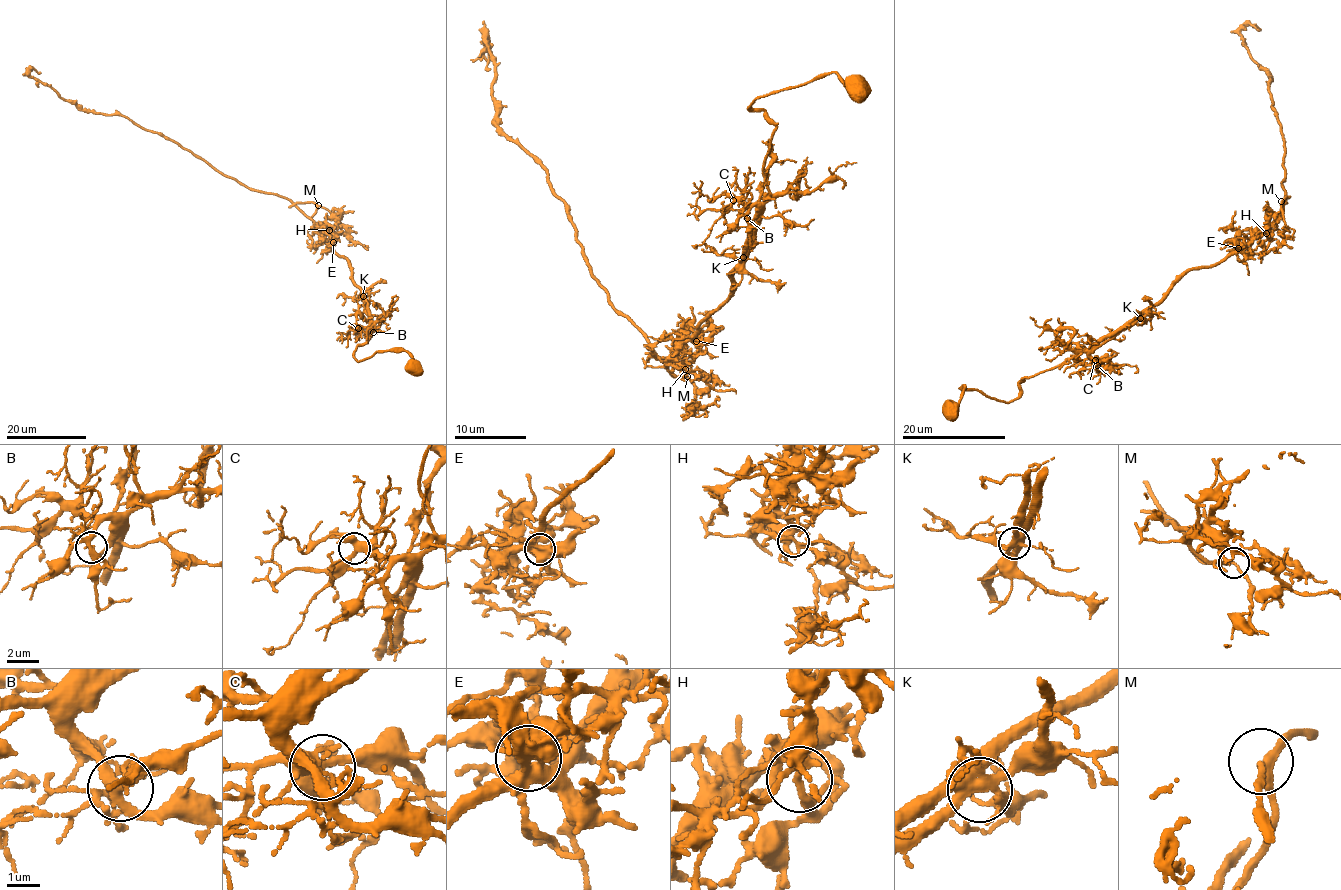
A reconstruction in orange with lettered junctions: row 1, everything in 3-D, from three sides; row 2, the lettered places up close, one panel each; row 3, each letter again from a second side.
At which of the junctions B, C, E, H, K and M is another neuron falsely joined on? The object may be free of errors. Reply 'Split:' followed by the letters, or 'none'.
Split: E

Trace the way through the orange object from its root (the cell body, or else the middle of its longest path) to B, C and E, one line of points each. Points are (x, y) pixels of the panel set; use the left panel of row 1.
B: (319, 227), (336, 253), (346, 257), (353, 280), (362, 293), (373, 332)
C: (319, 227), (336, 253), (346, 257), (353, 280), (362, 293), (370, 323), (358, 328)
E: (319, 227), (325, 241), (333, 242)

